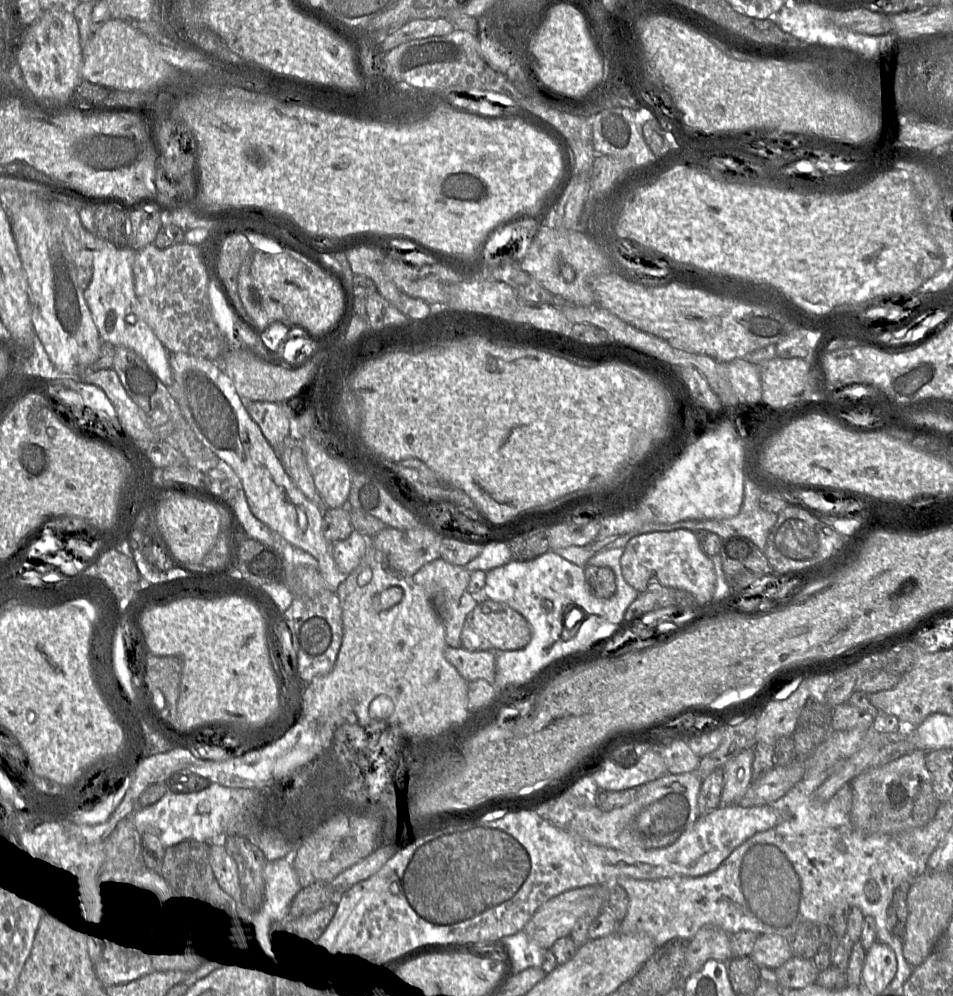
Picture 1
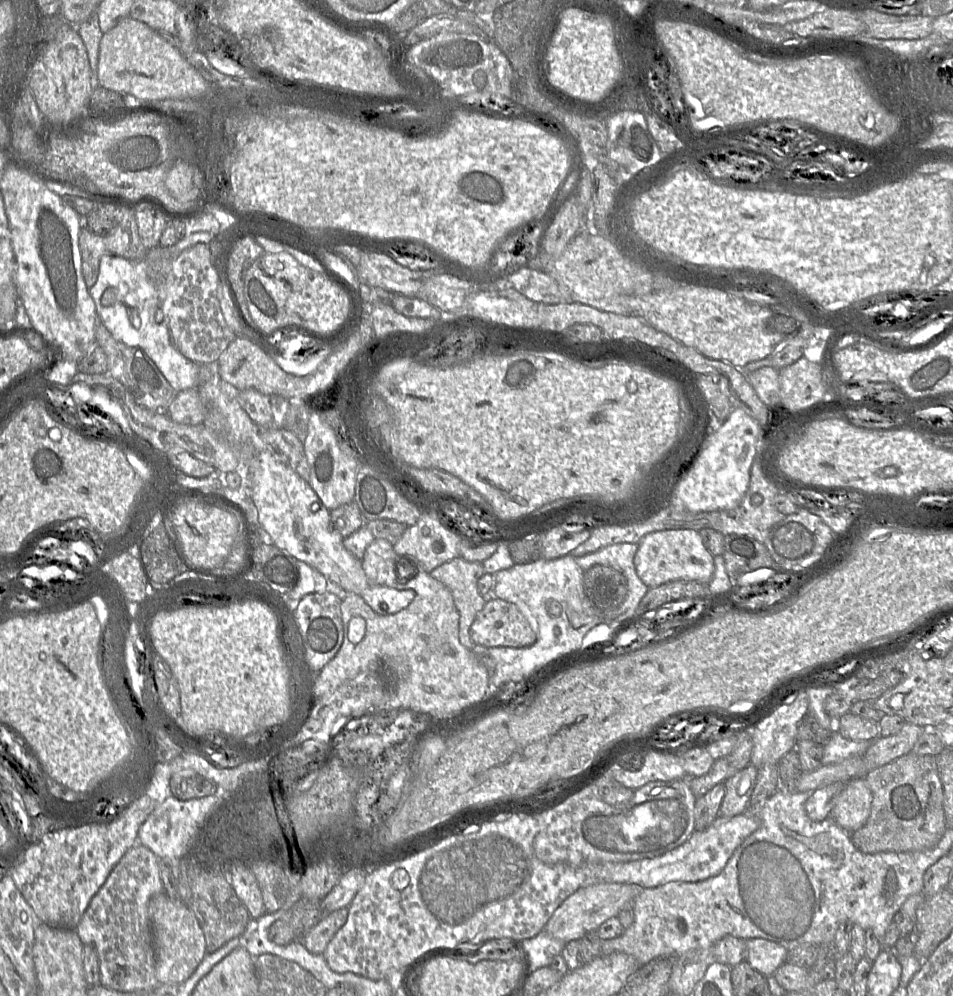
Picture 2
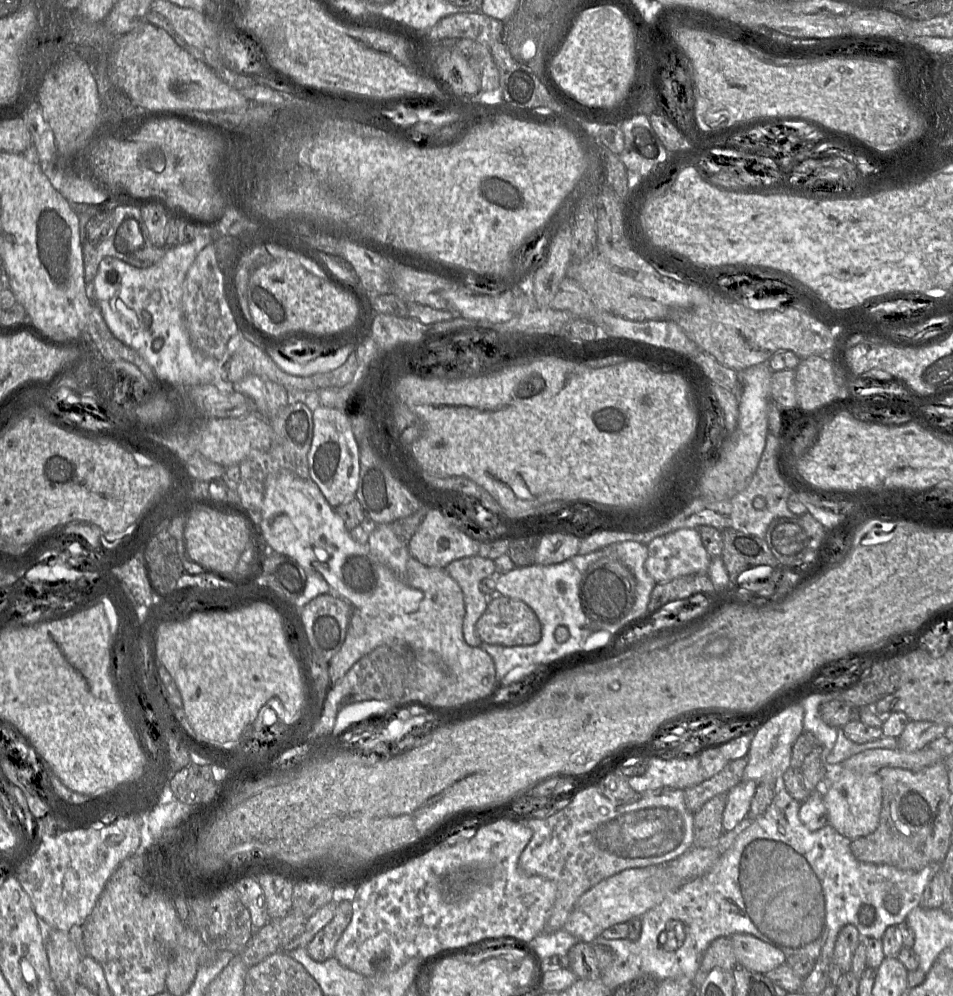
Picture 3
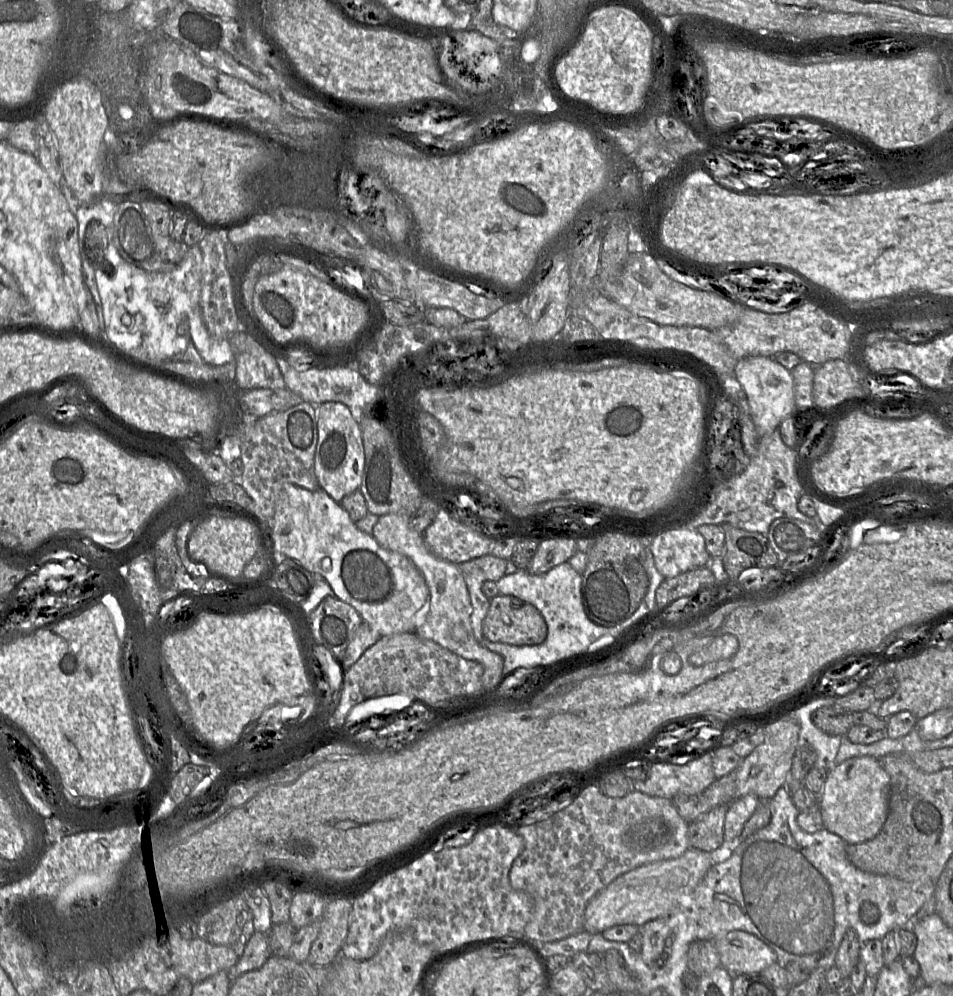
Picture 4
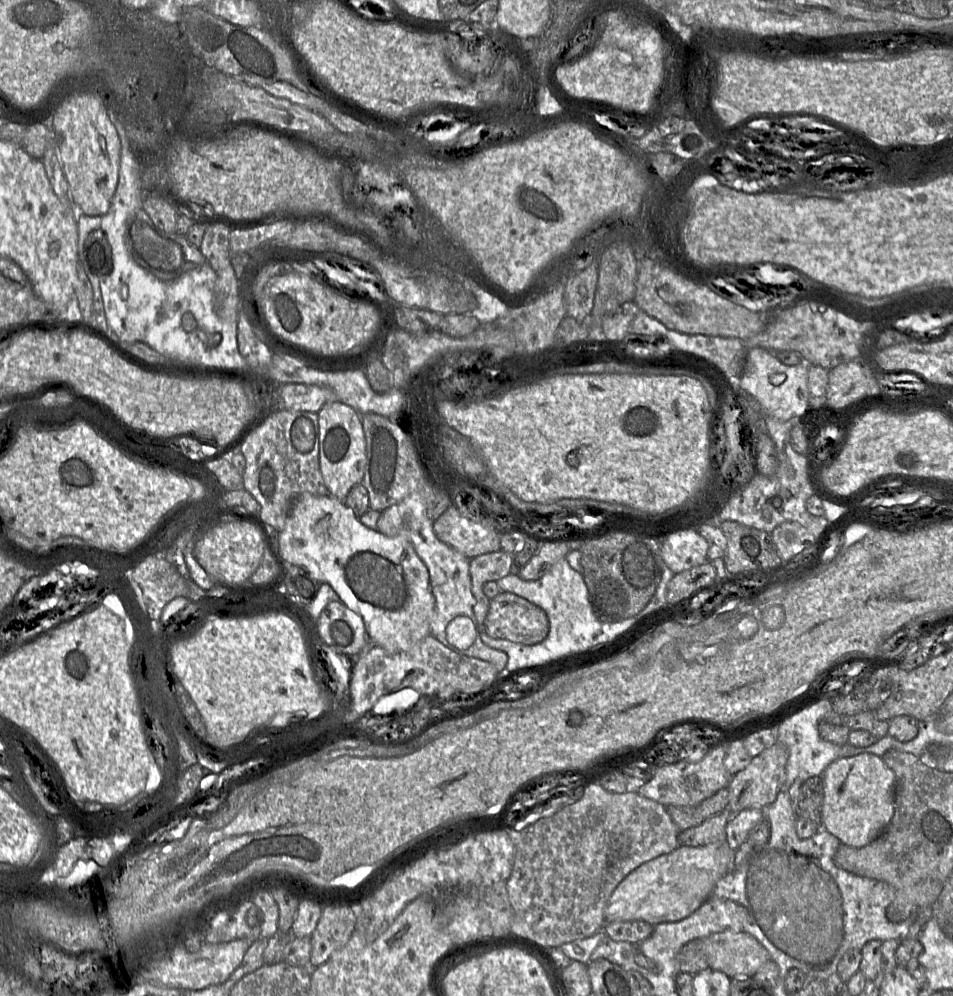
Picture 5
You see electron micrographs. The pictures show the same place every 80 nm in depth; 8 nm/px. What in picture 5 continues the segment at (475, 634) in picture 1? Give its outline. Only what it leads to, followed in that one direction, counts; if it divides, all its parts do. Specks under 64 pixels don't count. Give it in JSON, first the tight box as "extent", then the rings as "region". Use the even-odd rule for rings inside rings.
{"extent":[484,592,550,645],"region":[[[501,592],[490,600],[484,627],[493,639],[524,645],[542,642],[550,630],[542,608],[510,592]]]}

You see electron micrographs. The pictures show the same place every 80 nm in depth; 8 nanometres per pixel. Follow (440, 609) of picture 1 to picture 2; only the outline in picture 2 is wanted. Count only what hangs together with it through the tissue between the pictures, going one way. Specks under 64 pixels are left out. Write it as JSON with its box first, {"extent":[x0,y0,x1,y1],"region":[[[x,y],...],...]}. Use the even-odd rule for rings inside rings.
{"extent":[430,557,486,649],"region":[[[460,557],[430,572],[434,579],[443,583],[452,593],[459,613],[459,641],[468,649],[475,646],[470,637],[470,627],[486,603],[477,588],[477,582],[483,574],[485,570],[482,563],[468,562]]]}

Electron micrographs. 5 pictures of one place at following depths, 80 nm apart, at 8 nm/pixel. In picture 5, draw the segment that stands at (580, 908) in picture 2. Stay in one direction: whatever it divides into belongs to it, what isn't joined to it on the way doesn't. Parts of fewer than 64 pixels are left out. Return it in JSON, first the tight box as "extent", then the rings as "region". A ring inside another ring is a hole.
{"extent":[605,842,735,926],"region":[[[727,842],[700,847],[679,846],[673,852],[648,861],[626,876],[609,898],[605,924],[617,921],[644,921],[653,926],[678,922],[693,914],[710,896],[717,882],[735,869],[735,851]]]}

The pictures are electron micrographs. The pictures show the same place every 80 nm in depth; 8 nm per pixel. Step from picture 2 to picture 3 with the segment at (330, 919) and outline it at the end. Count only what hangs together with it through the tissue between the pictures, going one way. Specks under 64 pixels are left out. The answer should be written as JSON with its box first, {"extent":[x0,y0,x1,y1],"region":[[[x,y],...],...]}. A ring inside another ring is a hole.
{"extent":[307,901,352,962],"region":[[[341,901],[334,917],[324,926],[307,945],[310,957],[318,962],[334,957],[335,946],[352,917],[352,901]]]}

